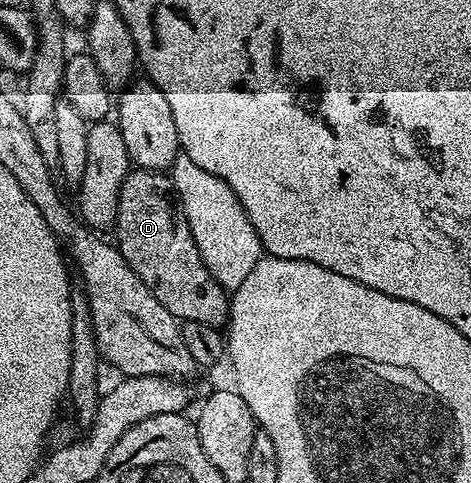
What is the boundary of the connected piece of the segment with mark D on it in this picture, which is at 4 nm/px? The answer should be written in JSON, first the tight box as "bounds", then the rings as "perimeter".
{"bounds":[115,168,229,327],"perimeter":[[[133,168],[118,195],[115,240],[126,263],[146,283],[146,287],[181,322],[197,321],[217,327],[227,326],[229,294],[213,279],[200,258],[183,212],[177,208],[172,179],[167,172]]]}

